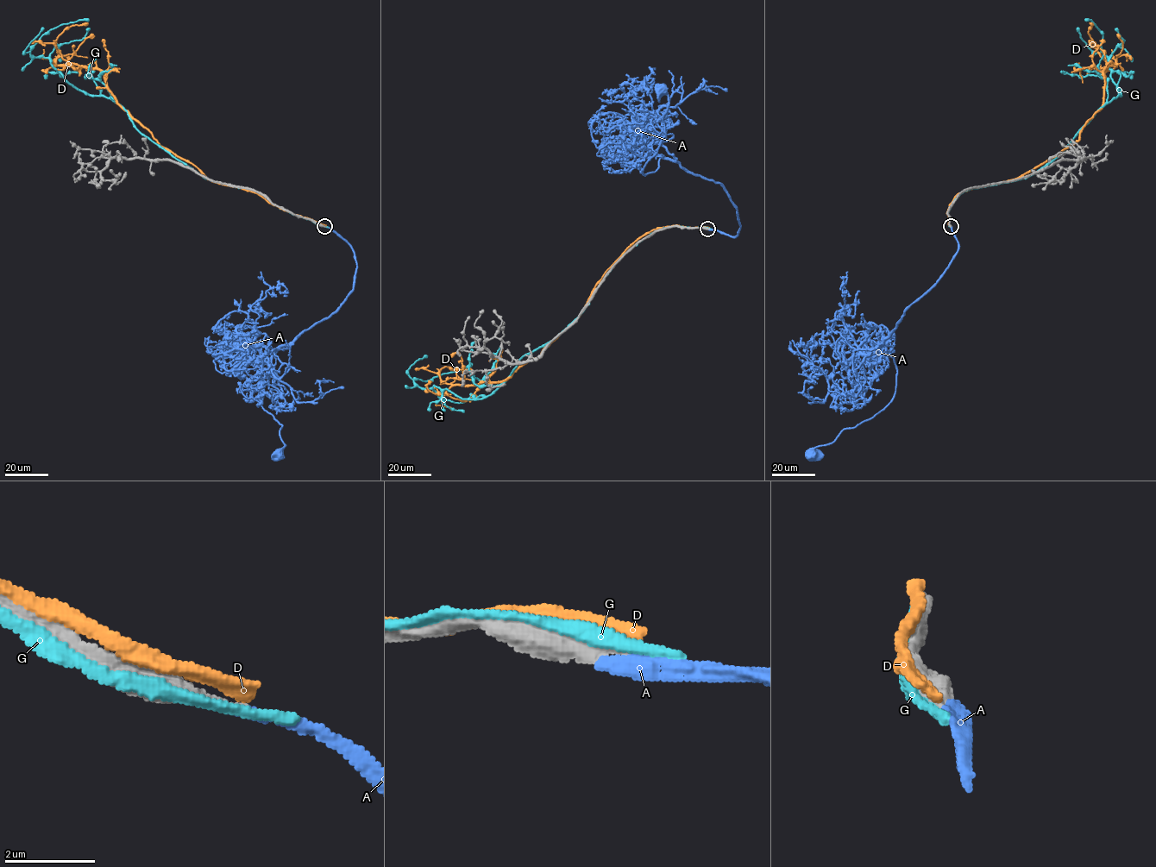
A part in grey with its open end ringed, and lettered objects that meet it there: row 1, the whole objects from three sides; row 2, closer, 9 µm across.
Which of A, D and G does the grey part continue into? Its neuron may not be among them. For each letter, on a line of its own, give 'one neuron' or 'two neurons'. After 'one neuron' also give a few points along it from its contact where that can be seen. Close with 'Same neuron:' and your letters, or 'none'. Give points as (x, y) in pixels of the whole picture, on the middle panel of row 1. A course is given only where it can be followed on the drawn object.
A: one neuron; course (707, 229), (739, 230), (719, 183), (661, 157), (643, 173), (665, 135), (662, 90)
D: two neurons
G: two neurons
Same neuron: A

